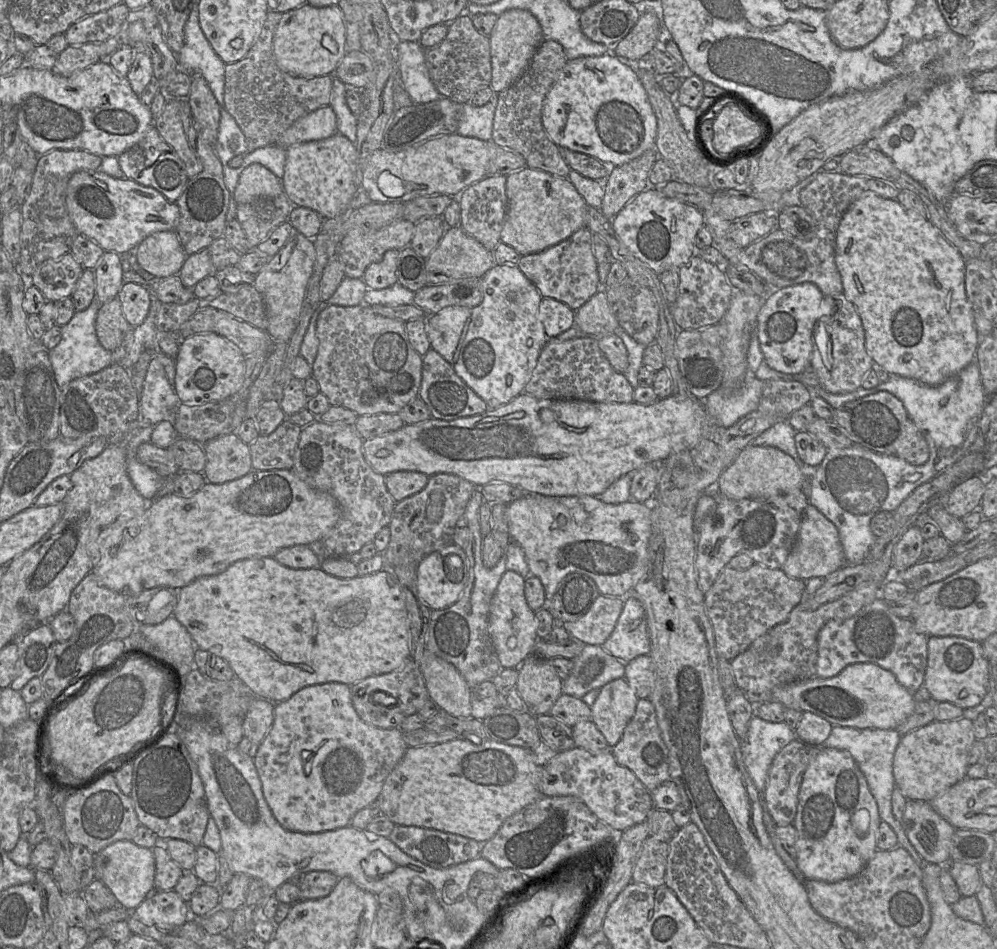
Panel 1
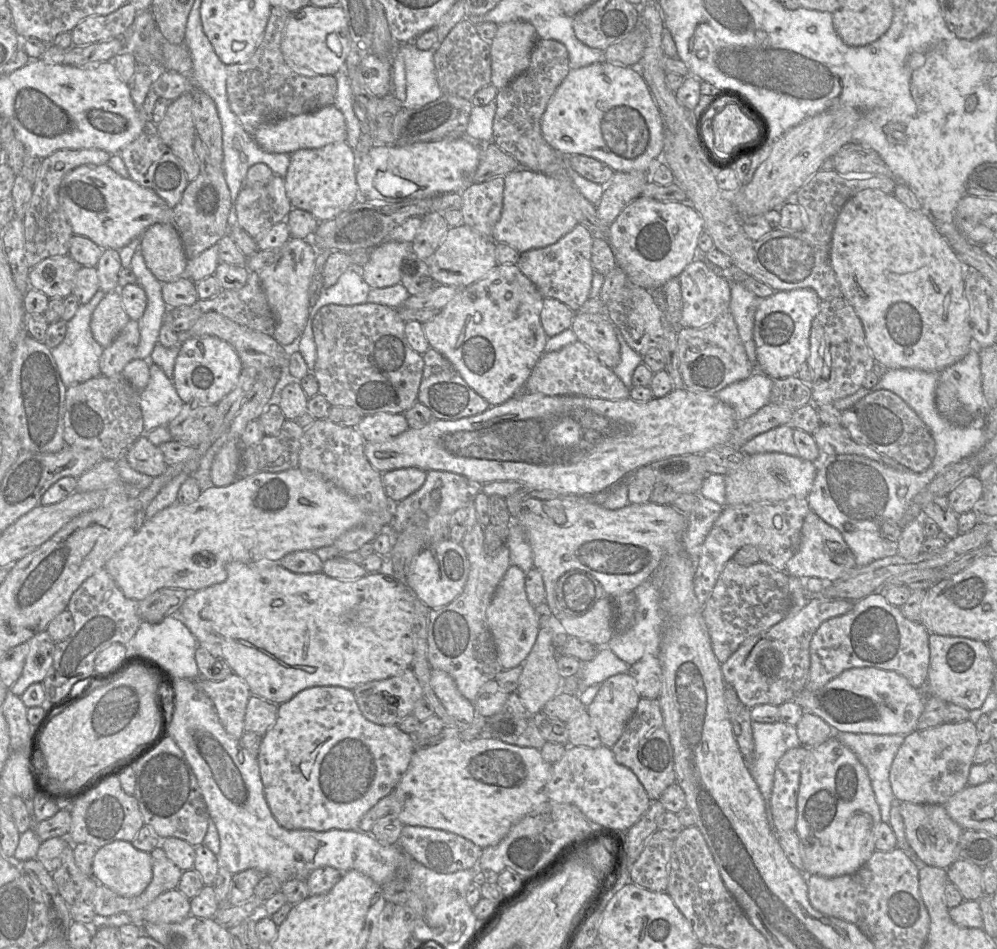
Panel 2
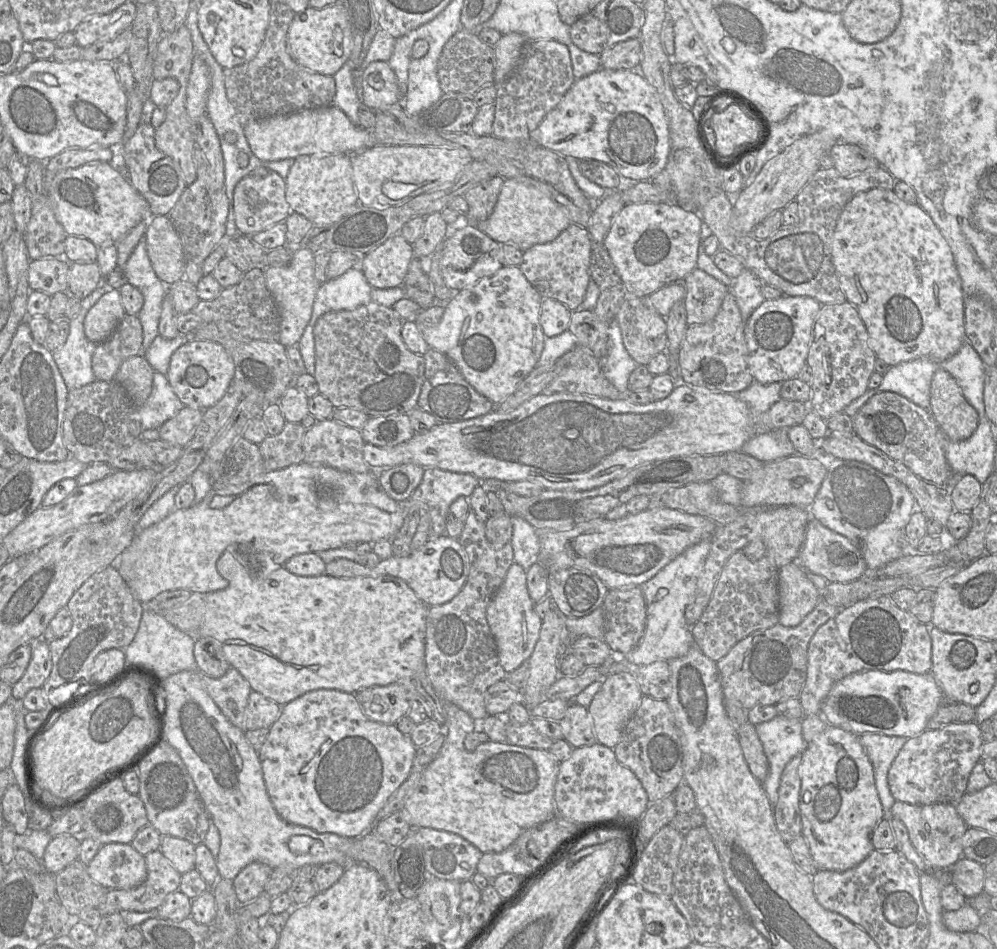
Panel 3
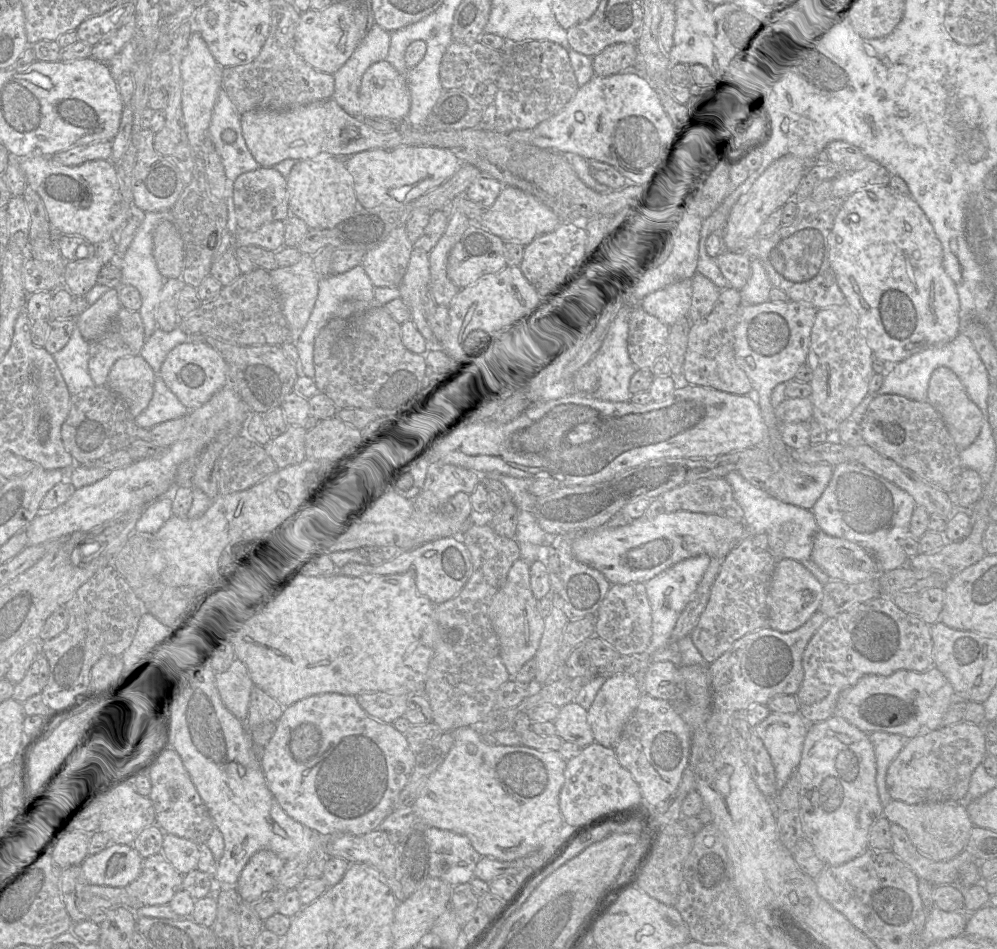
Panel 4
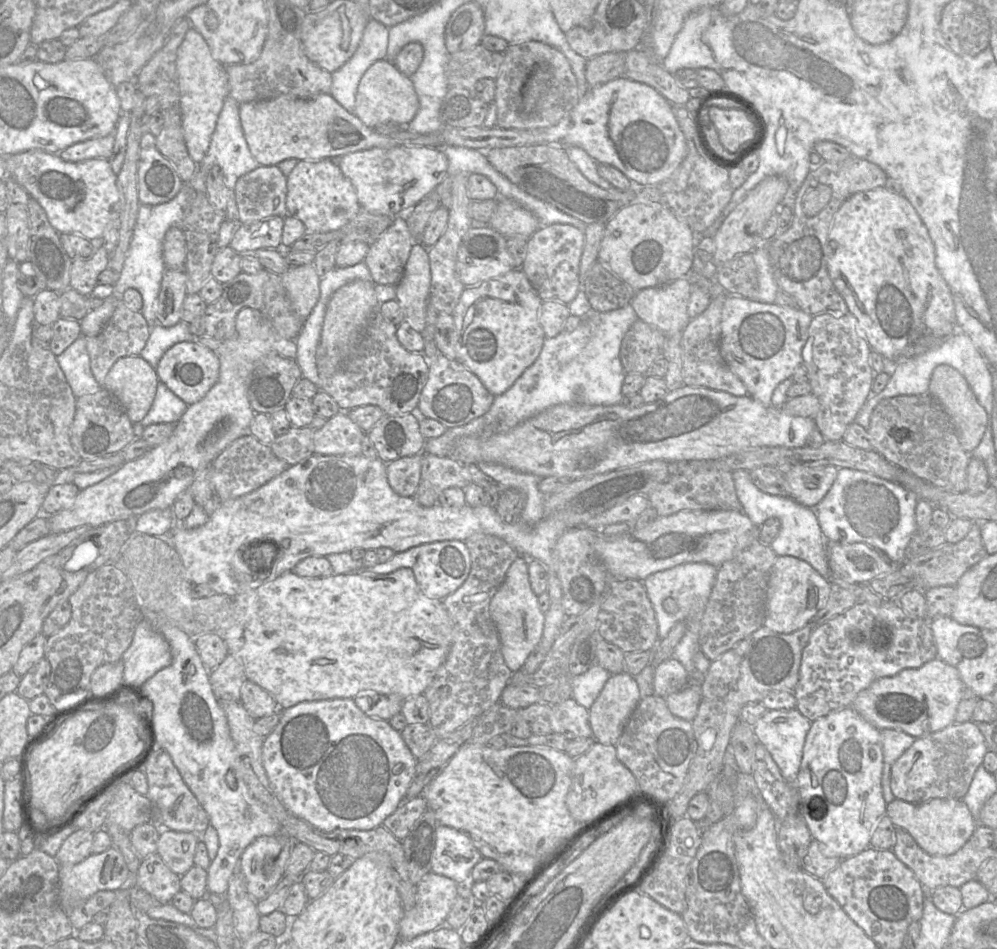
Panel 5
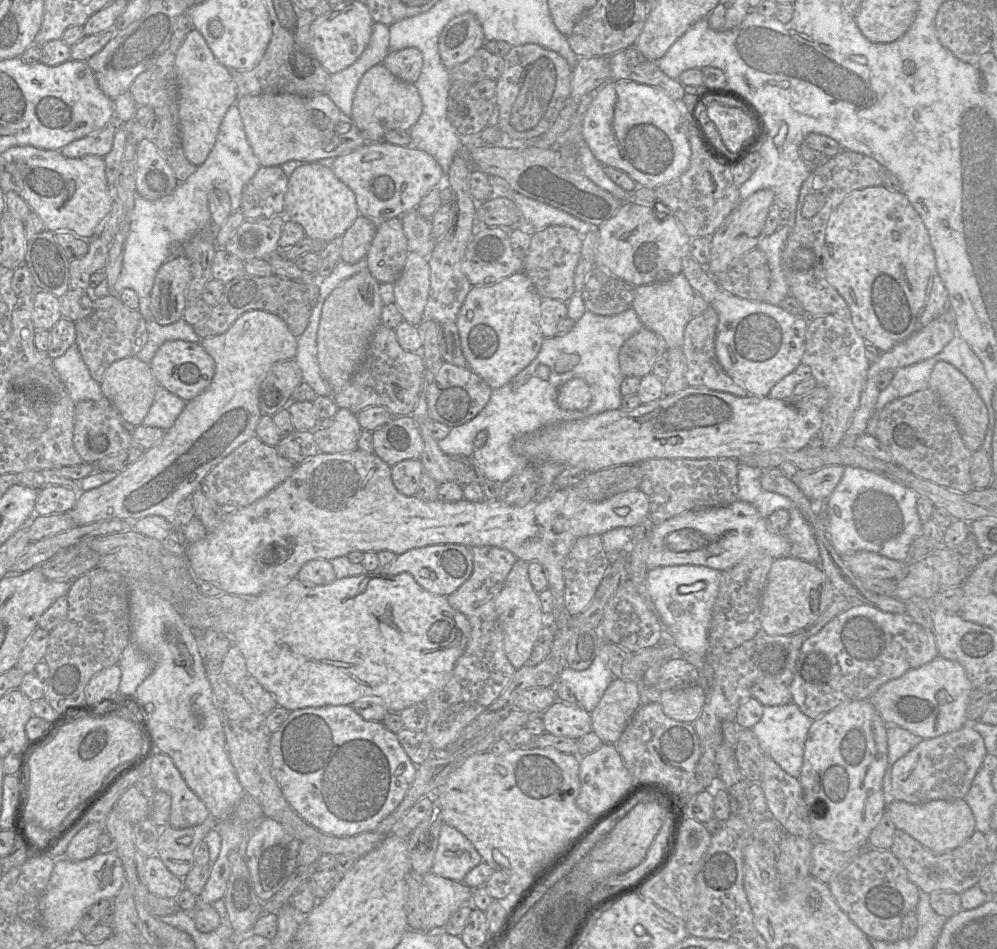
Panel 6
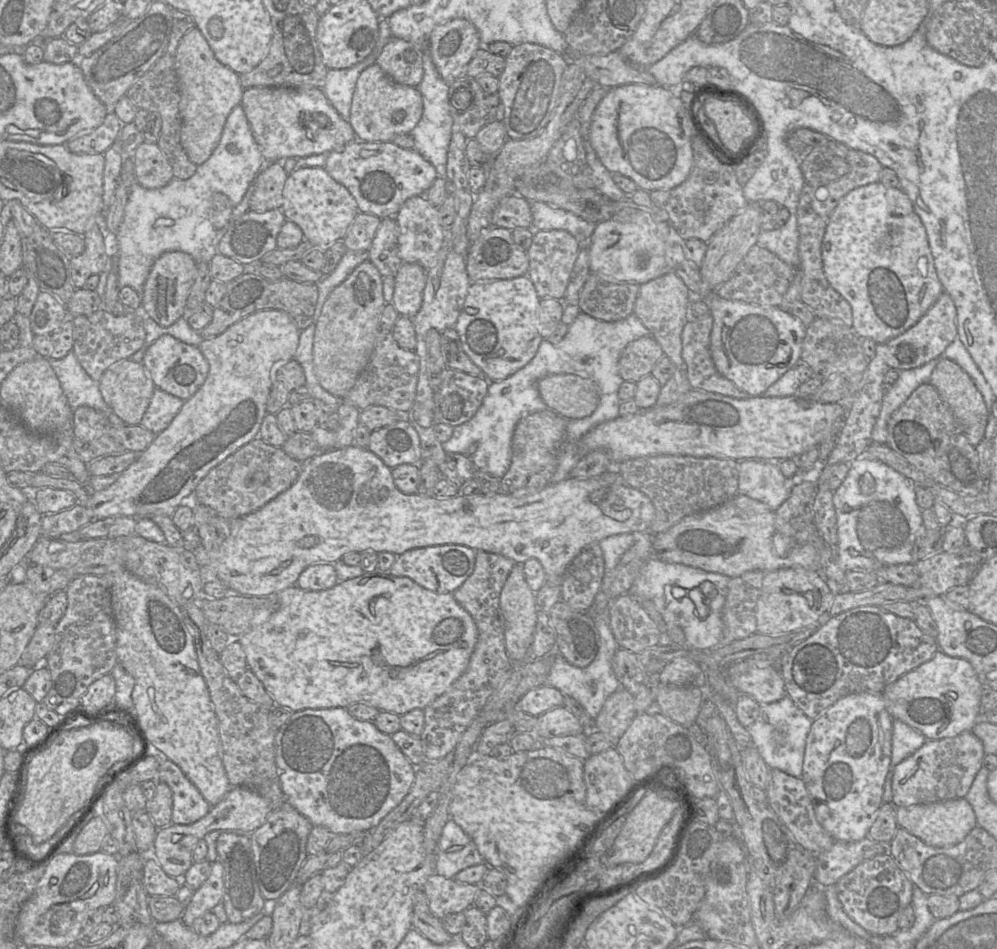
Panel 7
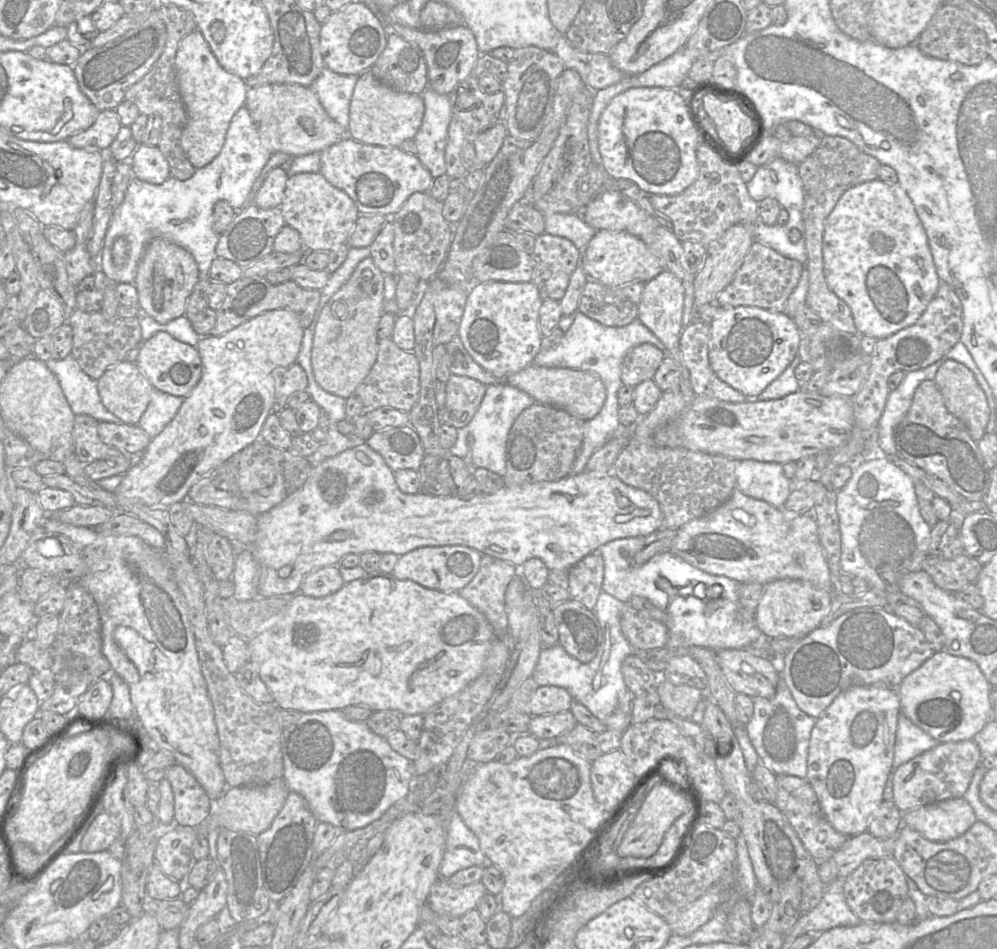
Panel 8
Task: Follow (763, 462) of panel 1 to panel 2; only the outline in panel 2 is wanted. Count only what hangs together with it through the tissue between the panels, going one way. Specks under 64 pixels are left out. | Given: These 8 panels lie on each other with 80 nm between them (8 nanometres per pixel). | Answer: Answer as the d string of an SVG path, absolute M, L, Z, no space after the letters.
M779 452L746 455L743 463L725 476L726 503L780 502L791 497L807 498L817 472L817 463Z

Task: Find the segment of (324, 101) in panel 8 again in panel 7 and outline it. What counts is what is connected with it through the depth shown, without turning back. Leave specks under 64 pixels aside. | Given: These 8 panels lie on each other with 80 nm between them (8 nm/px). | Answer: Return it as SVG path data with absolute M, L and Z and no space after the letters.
M387 19L379 20L379 35L373 51L361 62L346 69L329 69L321 88L343 120L349 122L352 98L360 74L376 63L383 47L391 39Z

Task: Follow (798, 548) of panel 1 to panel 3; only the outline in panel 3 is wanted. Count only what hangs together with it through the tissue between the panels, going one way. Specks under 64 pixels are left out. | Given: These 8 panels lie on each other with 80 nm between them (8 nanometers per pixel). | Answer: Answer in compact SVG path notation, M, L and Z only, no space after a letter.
M812 517L807 522L799 554L792 562L803 570L823 576L829 582L848 583L861 578L868 569L860 551L848 538L830 530Z

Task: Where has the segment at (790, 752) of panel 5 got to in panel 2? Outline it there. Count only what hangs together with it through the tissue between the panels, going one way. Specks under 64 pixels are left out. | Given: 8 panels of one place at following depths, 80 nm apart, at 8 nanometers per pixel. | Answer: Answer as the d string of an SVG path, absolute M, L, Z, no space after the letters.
M752 721L752 734L754 756L748 765L763 796L769 826L775 832L770 803L775 768L779 759L788 749L801 744L796 726L781 721L774 723Z

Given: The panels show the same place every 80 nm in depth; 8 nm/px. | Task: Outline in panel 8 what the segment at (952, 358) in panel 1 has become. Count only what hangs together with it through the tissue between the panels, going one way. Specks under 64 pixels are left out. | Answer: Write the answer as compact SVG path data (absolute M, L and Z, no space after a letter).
M875 179L844 192L826 219L822 255L828 287L851 308L858 333L875 339L889 337L913 325L940 284L925 229L911 199L898 182L888 184Z

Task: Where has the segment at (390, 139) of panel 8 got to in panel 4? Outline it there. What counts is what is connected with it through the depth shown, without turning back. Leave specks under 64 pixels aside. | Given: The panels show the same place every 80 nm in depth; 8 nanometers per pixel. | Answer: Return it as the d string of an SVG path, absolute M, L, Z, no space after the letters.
M386 59L371 65L362 77L359 106L364 117L407 119L410 91L406 77Z

